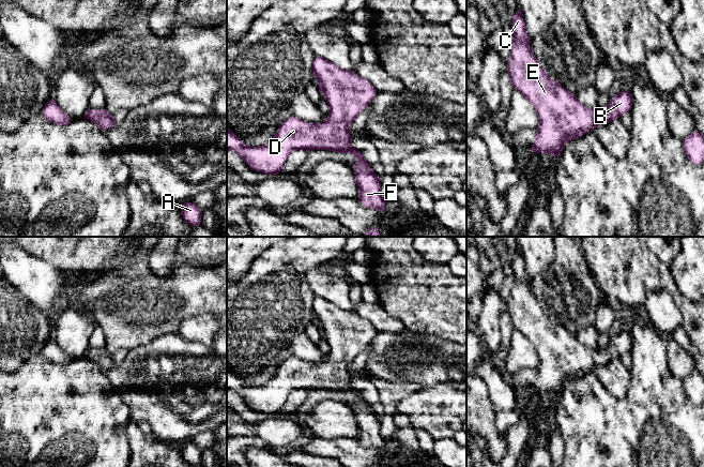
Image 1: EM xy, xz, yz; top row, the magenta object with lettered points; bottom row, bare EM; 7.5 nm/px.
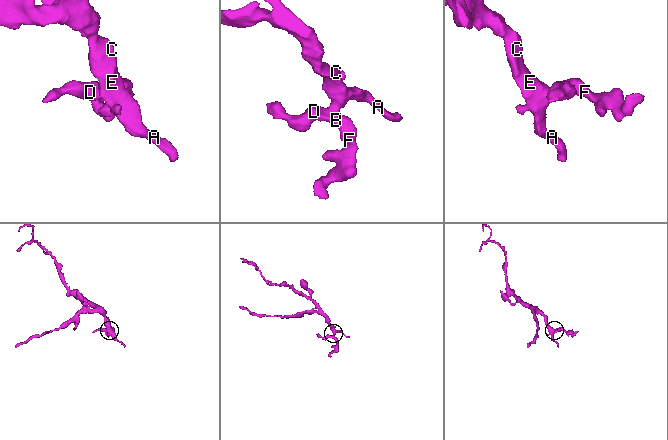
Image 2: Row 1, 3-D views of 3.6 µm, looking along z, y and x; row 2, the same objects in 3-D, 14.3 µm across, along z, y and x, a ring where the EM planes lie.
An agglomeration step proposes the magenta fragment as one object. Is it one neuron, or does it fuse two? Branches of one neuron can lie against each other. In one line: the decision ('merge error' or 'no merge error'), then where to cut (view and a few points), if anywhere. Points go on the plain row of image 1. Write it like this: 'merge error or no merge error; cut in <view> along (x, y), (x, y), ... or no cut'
no merge error; no cut

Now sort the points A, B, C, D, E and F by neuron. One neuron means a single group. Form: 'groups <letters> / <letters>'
groups A B C D E F

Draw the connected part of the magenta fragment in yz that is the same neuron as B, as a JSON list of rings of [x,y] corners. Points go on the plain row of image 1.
[[[517,247],[510,263],[515,281],[510,290],[510,298],[507,301],[508,313],[514,328],[519,330],[534,346],[539,360],[536,379],[529,389],[531,394],[547,392],[557,398],[563,391],[564,385],[569,379],[580,378],[590,368],[606,365],[611,360],[621,358],[625,352],[630,352],[632,338],[627,329],[623,329],[618,334],[612,336],[606,347],[591,349],[581,344],[576,334],[570,333],[562,325],[553,321],[542,310],[541,304],[532,292],[530,278],[525,272],[524,260],[519,247]]]

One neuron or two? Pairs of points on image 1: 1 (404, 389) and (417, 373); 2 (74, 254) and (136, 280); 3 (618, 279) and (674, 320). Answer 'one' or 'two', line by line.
1: two
2: two
3: two

